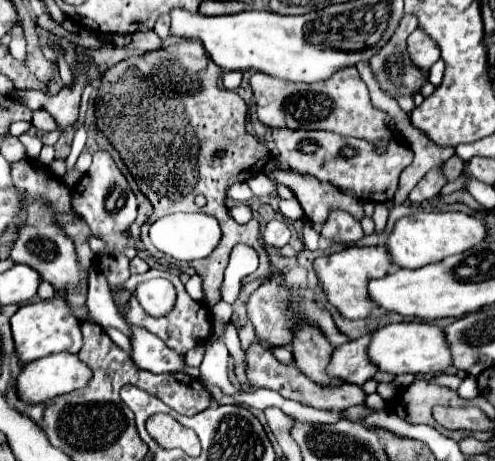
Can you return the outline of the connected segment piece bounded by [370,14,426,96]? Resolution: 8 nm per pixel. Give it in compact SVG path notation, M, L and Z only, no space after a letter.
M406 14L400 20L394 36L370 58L370 66L376 74L376 80L392 96L412 96L426 80L426 74L414 68L410 64L410 58L406 56L406 38L416 30L416 26L418 20L414 20L412 14Z

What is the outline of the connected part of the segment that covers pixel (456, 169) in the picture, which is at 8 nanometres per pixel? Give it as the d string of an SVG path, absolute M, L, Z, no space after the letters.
M456 154L446 162L446 176L448 176L450 182L460 176L460 164L462 164L462 158L456 156Z

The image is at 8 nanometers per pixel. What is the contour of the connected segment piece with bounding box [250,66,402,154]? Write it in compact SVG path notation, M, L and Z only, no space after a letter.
M354 66L342 68L334 72L334 76L314 84L294 84L264 72L256 72L250 78L250 86L256 98L258 118L270 128L290 126L292 130L326 130L342 136L364 138L376 146L376 154L384 154L388 144L402 136L402 132L394 124L394 118L388 116L388 112L372 106L368 88Z

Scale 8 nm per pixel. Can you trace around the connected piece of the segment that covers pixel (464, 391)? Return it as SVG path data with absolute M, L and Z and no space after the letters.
M466 376L464 378L464 382L460 384L460 388L458 388L458 394L462 396L462 398L466 398L466 400L470 400L470 398L476 398L478 396L478 386L474 384L474 376L470 378L470 376Z

